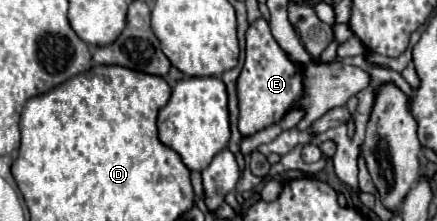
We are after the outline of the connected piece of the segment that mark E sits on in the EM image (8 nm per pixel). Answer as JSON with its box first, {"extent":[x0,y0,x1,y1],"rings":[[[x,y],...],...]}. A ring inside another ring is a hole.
{"extent":[238,19,302,135],"rings":[[[258,19],[250,25],[246,33],[246,63],[238,77],[238,107],[240,119],[238,129],[240,133],[254,135],[264,127],[278,123],[292,103],[296,103],[302,95],[302,67],[294,65],[286,53],[280,49],[276,39],[270,33],[266,19]]]}

